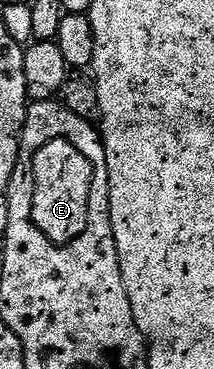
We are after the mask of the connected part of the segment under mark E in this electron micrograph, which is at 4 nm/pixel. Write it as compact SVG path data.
M53 139L35 152L33 222L53 244L70 244L87 228L87 222L90 220L90 196L95 167L90 159L77 150L71 140Z

